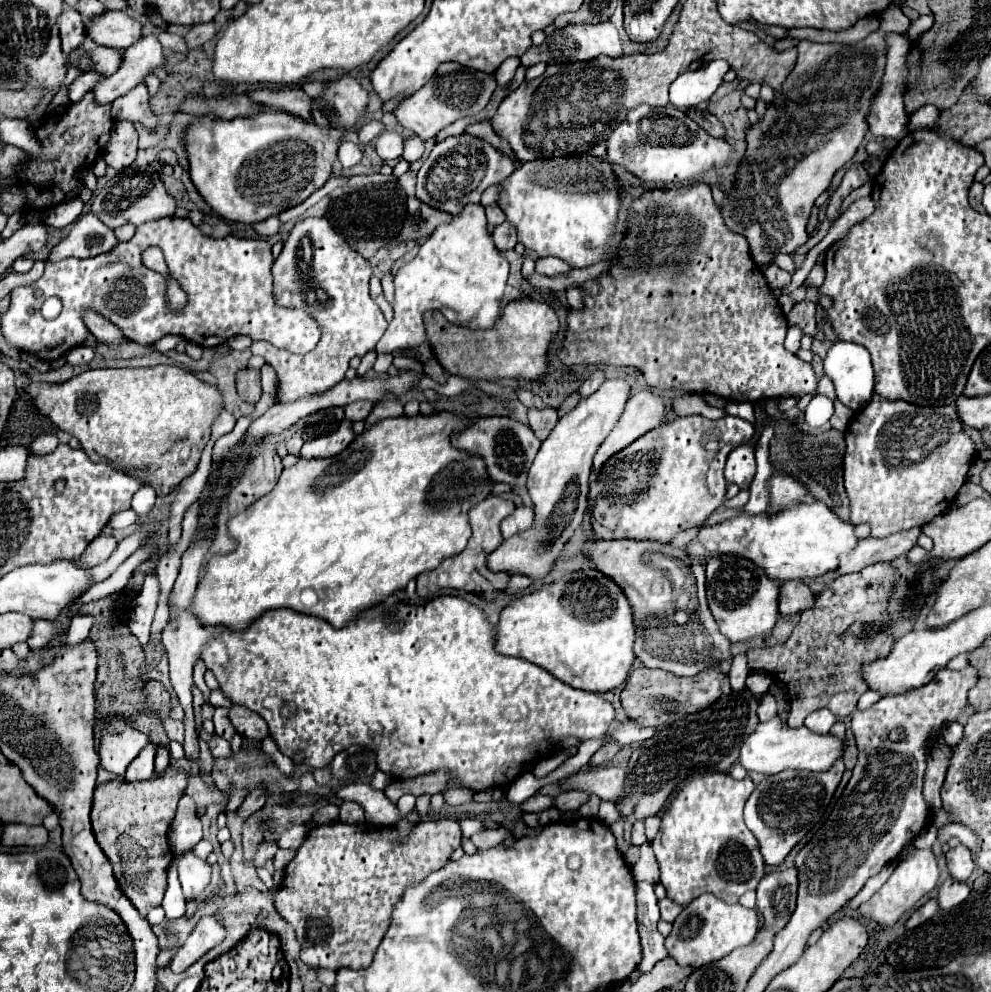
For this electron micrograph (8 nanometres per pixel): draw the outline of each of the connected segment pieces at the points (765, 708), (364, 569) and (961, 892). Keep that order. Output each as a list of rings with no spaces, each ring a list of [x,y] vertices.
[[[770,693],[760,697],[760,707],[758,707],[758,717],[760,721],[768,721],[772,717],[776,717],[776,701]]]
[[[450,411],[382,419],[336,457],[300,457],[296,465],[282,471],[278,485],[268,495],[230,519],[228,531],[238,539],[238,549],[230,555],[212,557],[206,577],[194,593],[190,613],[202,625],[246,629],[264,611],[288,607],[320,617],[334,627],[344,627],[376,601],[404,589],[412,577],[460,553],[472,533],[468,511],[478,501],[488,499],[494,485],[482,457],[452,445],[452,435],[476,419],[476,413],[456,415]]]
[[[946,879],[938,889],[938,905],[944,911],[950,911],[956,905],[960,905],[968,897],[968,893],[970,893],[970,887],[966,883],[956,879]]]

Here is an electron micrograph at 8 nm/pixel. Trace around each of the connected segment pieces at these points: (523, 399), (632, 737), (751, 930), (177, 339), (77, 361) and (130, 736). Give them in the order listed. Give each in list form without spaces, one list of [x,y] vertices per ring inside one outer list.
[[[518,389],[516,397],[518,397],[518,401],[520,401],[522,405],[526,405],[526,407],[546,407],[540,397],[534,397],[532,391],[526,391],[526,389]]]
[[[628,721],[620,727],[616,727],[610,735],[612,735],[614,741],[618,741],[622,745],[632,745],[632,743],[640,743],[640,741],[646,741],[646,739],[654,737],[656,731],[658,729],[652,727],[652,725],[638,725],[638,723]]]
[[[710,893],[700,895],[690,905],[682,909],[682,913],[676,917],[672,933],[666,937],[666,949],[668,955],[682,967],[702,967],[716,959],[726,957],[736,947],[742,947],[750,943],[758,933],[758,913],[754,909],[746,909],[740,903],[728,905],[720,899],[716,899]]]
[[[166,335],[159,341],[157,341],[154,346],[160,352],[167,352],[169,350],[175,349],[178,343],[186,341],[182,336],[178,335]]]
[[[80,345],[80,347],[70,349],[70,351],[66,353],[66,359],[68,359],[70,365],[86,365],[86,363],[90,363],[92,355],[94,355],[94,351],[92,351],[90,347],[82,347],[82,345]]]
[[[110,717],[106,719],[106,725],[102,727],[100,737],[100,765],[114,773],[118,779],[124,777],[126,767],[130,761],[148,745],[152,743],[148,735],[134,729],[128,721],[122,717]]]

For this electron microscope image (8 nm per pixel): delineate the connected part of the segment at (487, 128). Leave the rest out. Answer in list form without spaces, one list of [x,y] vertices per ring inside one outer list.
[[[478,121],[478,123],[470,123],[470,125],[466,127],[466,133],[470,133],[470,135],[474,135],[474,137],[484,139],[484,141],[492,143],[496,149],[500,149],[502,153],[506,153],[506,155],[514,157],[514,153],[512,153],[512,149],[510,149],[510,145],[508,145],[504,139],[500,139],[500,137],[494,133],[494,127],[492,127],[492,123],[490,123],[490,121]]]

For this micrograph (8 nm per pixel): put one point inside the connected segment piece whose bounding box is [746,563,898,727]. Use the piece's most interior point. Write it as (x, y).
(822, 643)

